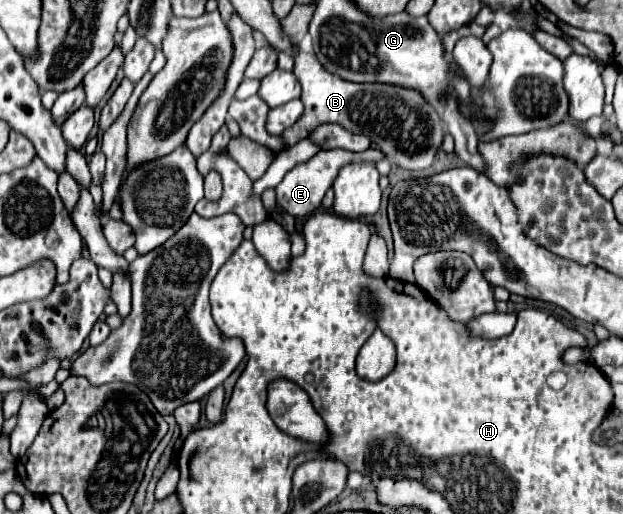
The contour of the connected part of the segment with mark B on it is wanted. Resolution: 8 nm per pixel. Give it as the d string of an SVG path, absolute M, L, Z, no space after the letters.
M297 53L295 59L295 77L301 83L301 101L305 105L303 115L299 117L293 129L283 133L289 147L295 145L321 123L339 123L351 133L367 133L371 143L389 159L393 165L409 171L423 171L429 169L441 149L443 143L443 127L439 113L425 101L425 97L417 89L389 85L389 83L351 83L343 81L341 77L329 73L313 55Z

